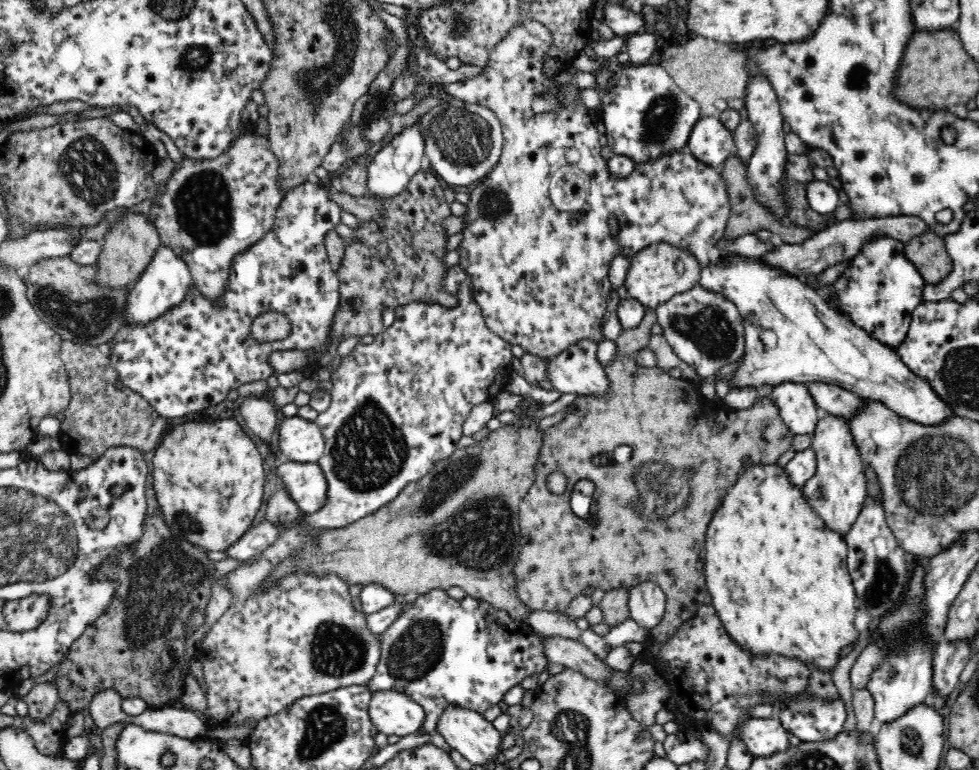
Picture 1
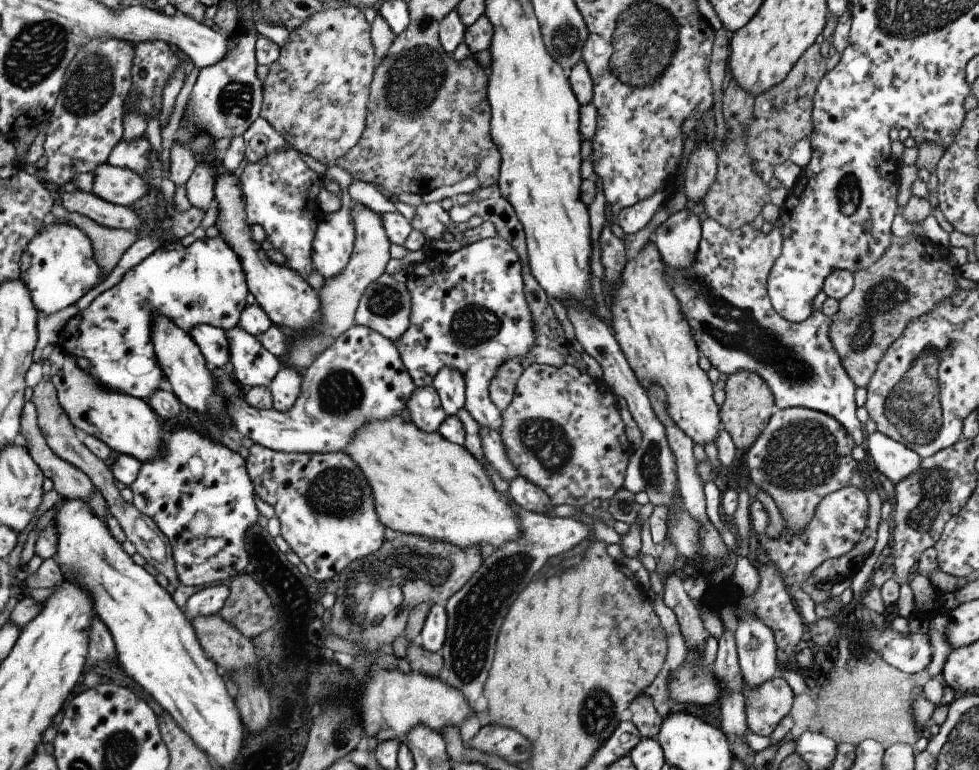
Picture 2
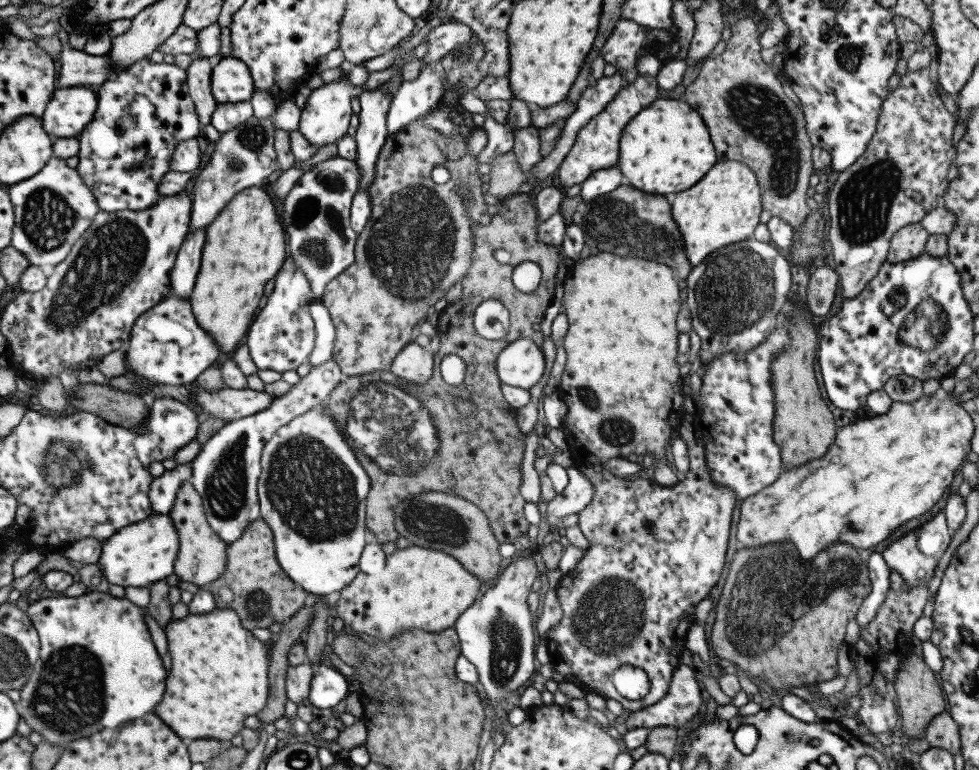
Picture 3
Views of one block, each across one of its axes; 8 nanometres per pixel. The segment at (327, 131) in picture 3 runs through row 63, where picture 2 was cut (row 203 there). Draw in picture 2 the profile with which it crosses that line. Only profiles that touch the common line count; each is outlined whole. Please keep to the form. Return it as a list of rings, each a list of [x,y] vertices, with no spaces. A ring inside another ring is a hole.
[[[331,165],[327,167],[327,176],[336,180],[340,186],[342,191],[341,207],[336,212],[321,214],[314,240],[312,240],[313,253],[311,255],[313,268],[320,272],[325,279],[331,279],[338,276],[348,264],[356,240],[356,228],[354,228],[354,222],[352,222],[352,204],[354,204],[354,201],[348,193],[348,187],[354,178],[342,167]]]

